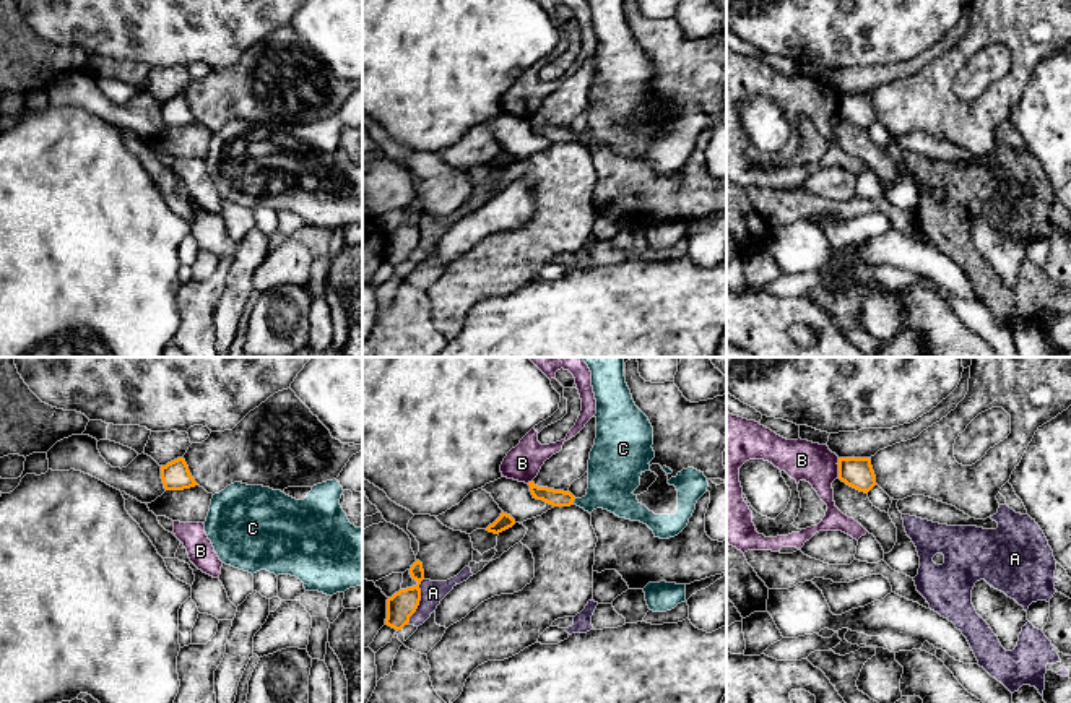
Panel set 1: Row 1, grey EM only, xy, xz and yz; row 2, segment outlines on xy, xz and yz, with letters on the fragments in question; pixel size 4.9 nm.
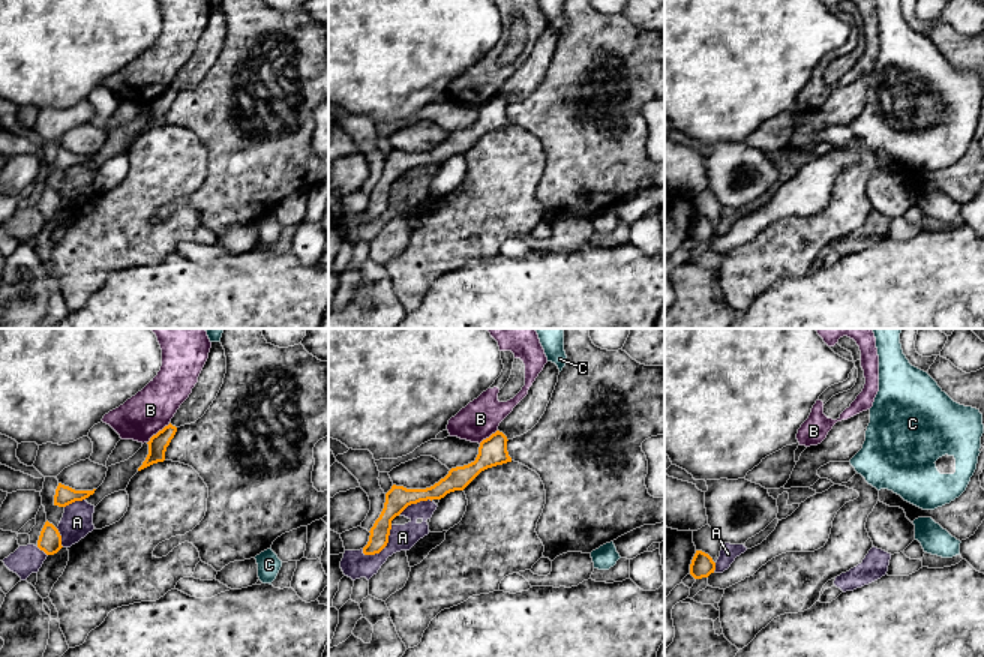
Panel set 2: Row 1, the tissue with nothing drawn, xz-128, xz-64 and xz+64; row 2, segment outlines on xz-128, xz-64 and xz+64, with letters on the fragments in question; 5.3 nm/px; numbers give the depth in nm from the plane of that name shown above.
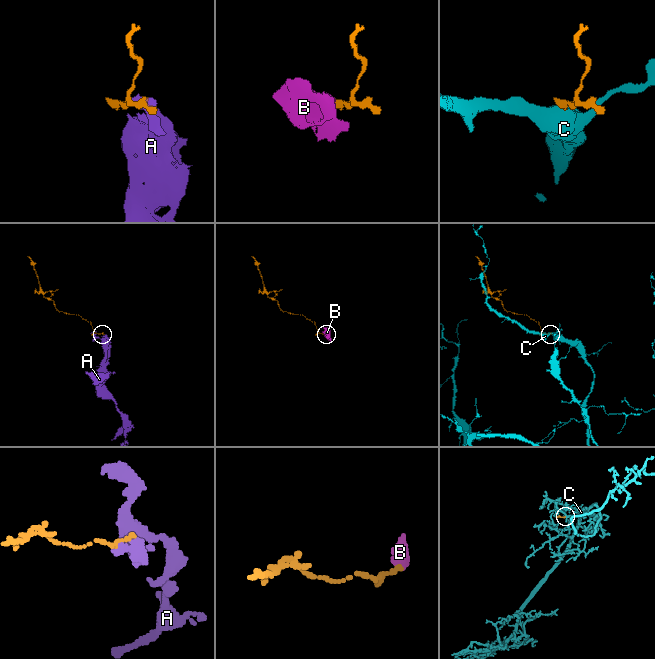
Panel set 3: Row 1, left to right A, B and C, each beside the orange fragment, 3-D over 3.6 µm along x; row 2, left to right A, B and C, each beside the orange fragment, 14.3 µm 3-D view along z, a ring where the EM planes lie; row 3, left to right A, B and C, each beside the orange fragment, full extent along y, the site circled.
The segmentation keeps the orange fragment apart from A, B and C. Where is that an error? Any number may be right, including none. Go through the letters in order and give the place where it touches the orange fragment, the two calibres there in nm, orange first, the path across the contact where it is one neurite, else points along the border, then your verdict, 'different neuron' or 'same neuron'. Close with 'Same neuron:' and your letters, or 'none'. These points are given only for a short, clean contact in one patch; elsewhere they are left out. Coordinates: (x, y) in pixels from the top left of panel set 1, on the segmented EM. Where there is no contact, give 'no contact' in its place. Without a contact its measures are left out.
A: meets orange in xz at (420, 599); 140 nm thick on the orange side, 110 nm on the other; different neuron
B: meets orange in yz at (839, 468); 150 nm thick on the orange side, 200 nm on the other; border along yz (839, 458), (837, 478); different neuron
C: meets orange in xz at (572, 502); 80 nm thick on the orange side, 260 nm on the other; runs through xz (550, 495), (572, 502), (585, 502), (613, 473); same neuron
Same neuron: C

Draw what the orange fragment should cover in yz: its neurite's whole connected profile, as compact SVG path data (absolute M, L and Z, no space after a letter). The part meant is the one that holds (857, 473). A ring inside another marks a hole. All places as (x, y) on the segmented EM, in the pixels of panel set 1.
M839 458L839 479L847 485L868 494L876 485L869 458Z

